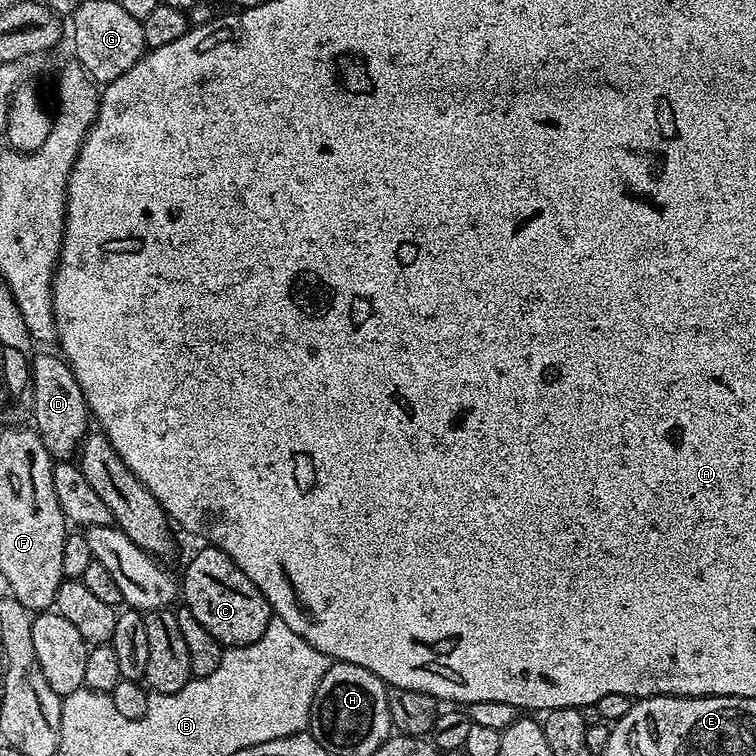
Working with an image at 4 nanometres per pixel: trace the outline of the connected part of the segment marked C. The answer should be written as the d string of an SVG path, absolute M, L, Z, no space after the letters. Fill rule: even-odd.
M204 546L189 562L184 580L182 576L182 600L190 614L194 614L194 618L198 618L198 622L202 622L202 626L214 634L217 642L230 648L244 648L247 644L258 642L274 618L262 590L258 590L258 586L254 586L254 582L250 582L242 570L238 570L230 554L211 546Z

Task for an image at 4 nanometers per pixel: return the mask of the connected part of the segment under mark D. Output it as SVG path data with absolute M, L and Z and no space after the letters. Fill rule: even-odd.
M37 351L32 357L30 420L34 431L42 438L42 446L46 446L53 461L68 462L79 453L80 445L84 443L84 437L90 431L90 413L86 398L82 394L82 386L78 386L78 378L74 378L68 361L63 355L53 352Z

